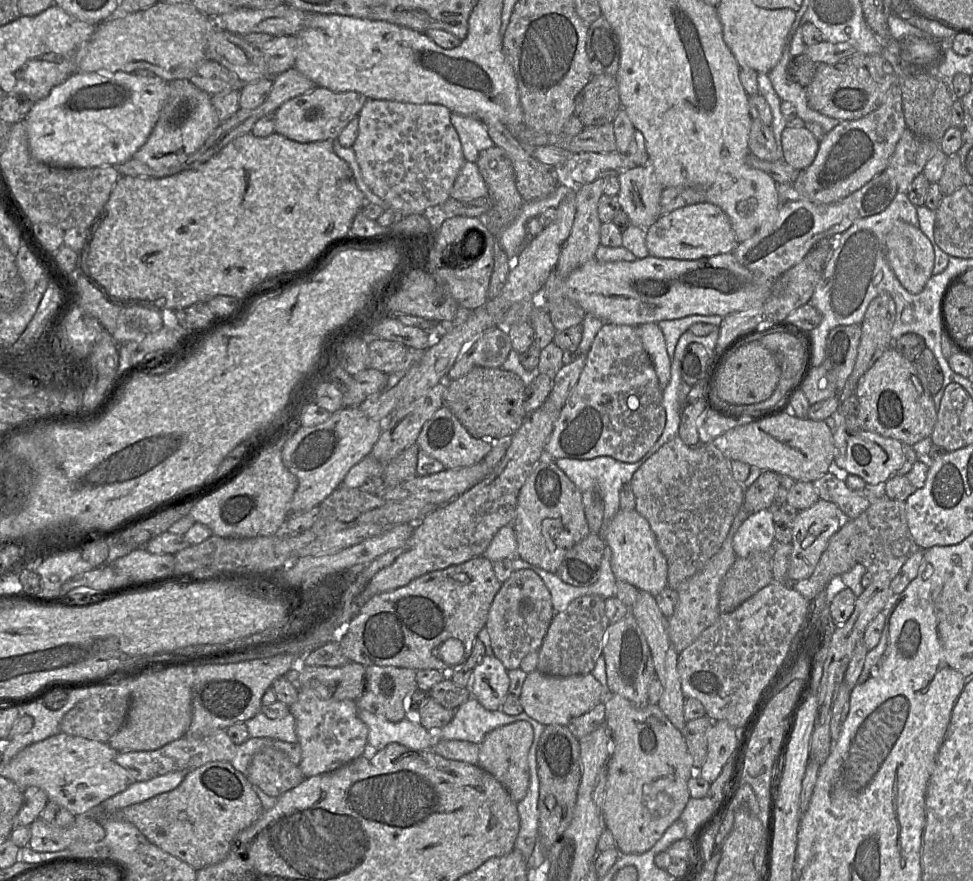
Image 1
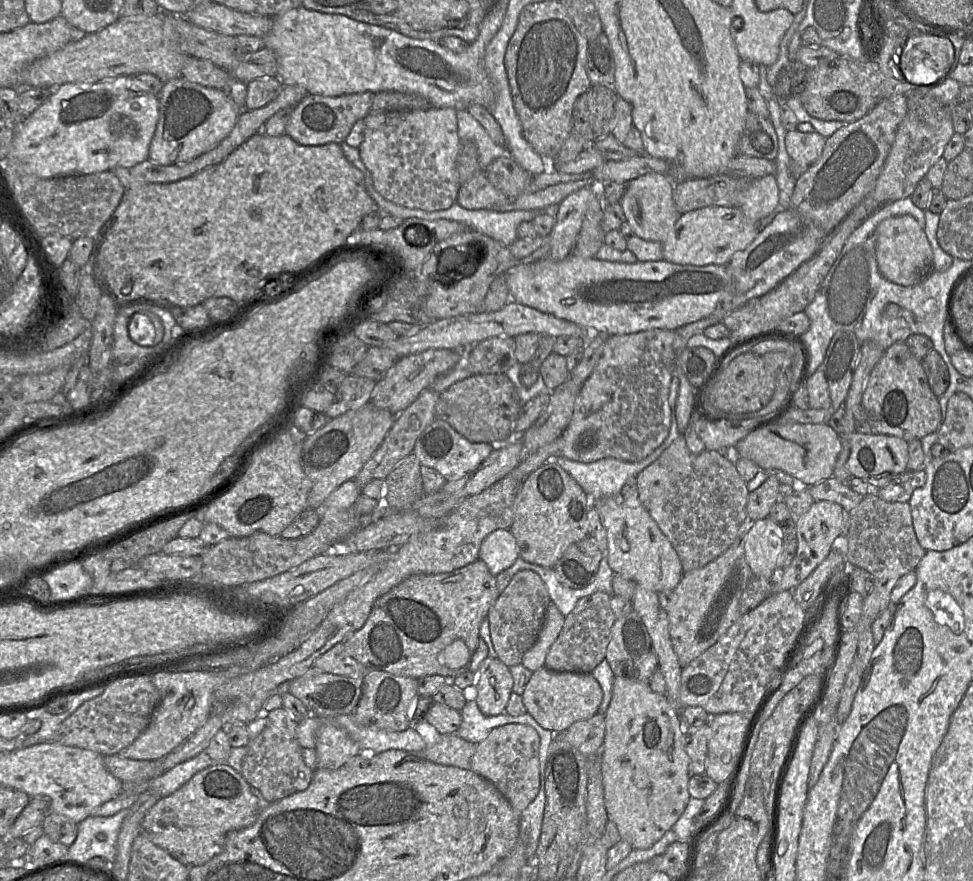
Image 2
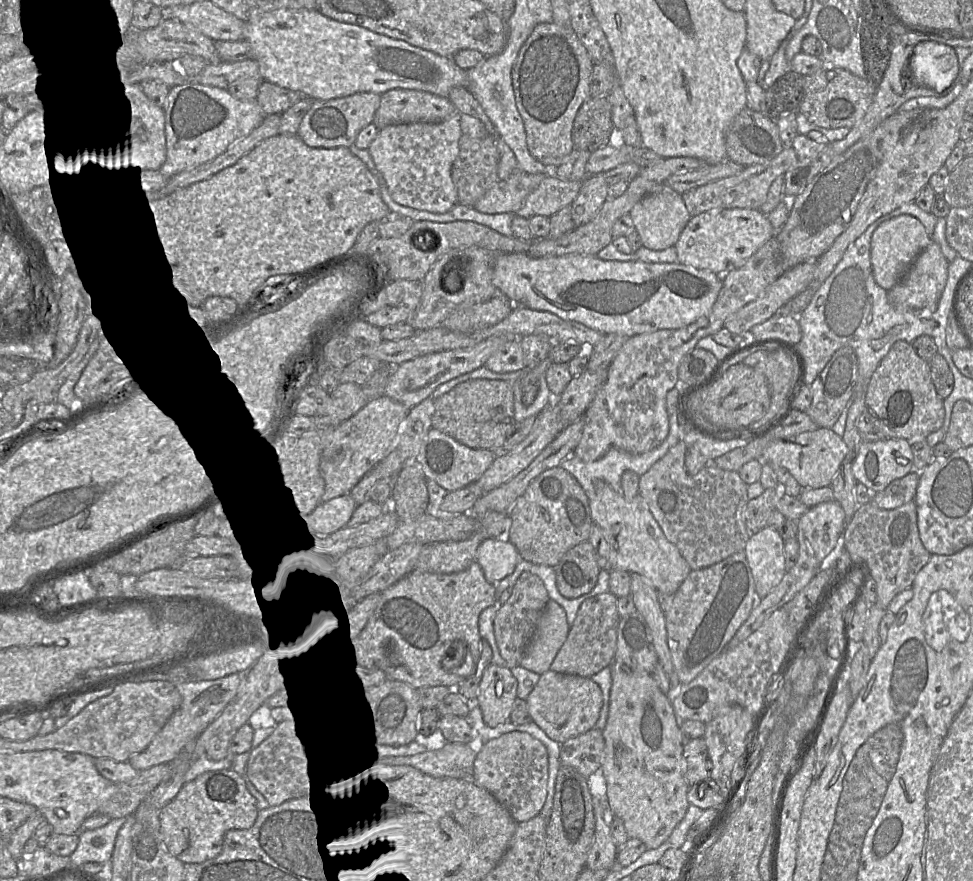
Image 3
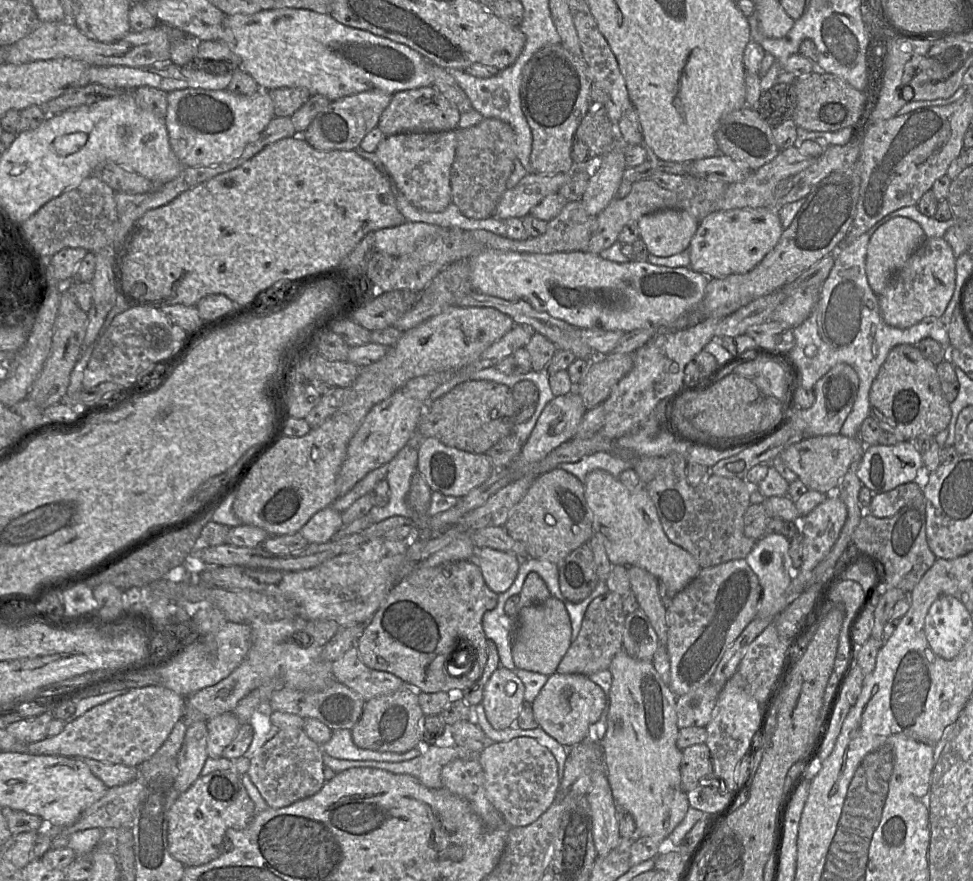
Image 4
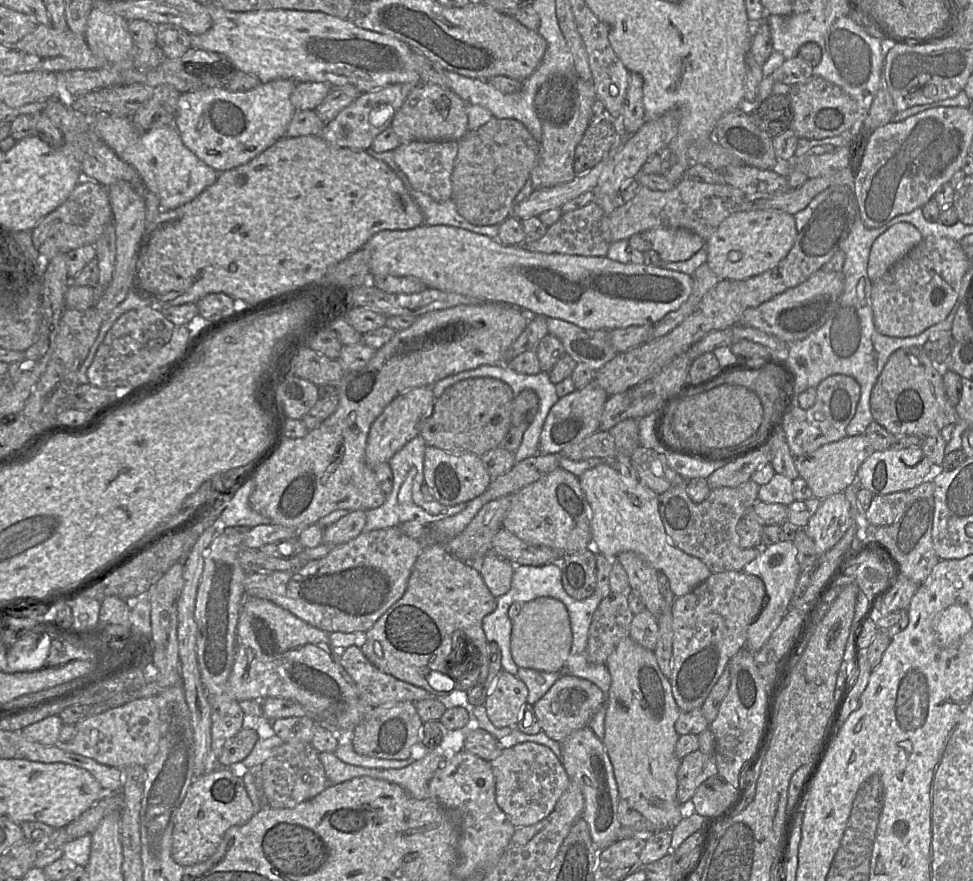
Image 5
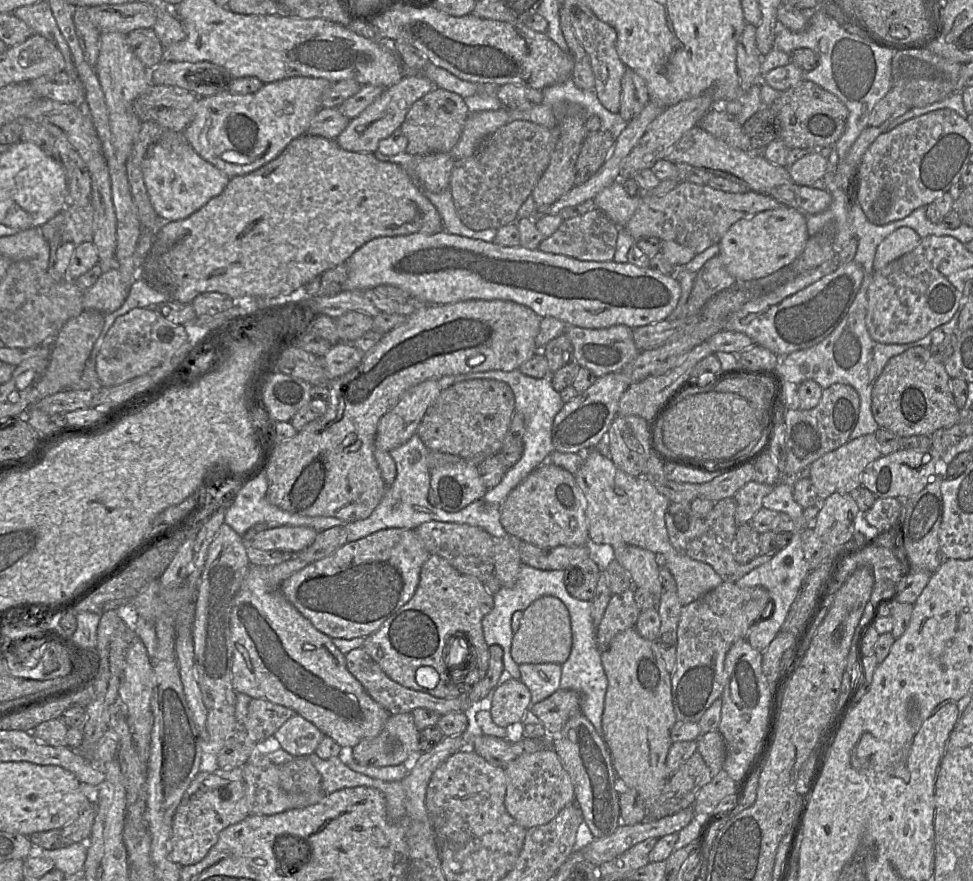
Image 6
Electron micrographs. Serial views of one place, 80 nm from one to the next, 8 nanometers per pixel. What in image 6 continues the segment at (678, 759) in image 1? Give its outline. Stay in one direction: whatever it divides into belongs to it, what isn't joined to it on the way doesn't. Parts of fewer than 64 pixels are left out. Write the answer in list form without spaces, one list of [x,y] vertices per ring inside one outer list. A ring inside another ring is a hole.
[[[635,627],[617,634],[602,652],[601,660],[608,679],[602,737],[617,778],[625,788],[638,792],[646,809],[661,795],[669,780],[666,757],[673,744],[670,731],[677,721],[671,675],[666,670],[656,641],[643,638]]]

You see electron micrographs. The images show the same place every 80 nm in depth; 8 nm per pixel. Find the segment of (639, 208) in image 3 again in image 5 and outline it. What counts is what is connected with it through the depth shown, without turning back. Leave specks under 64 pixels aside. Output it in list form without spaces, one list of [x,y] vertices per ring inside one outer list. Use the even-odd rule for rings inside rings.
[[[654,228],[646,232],[652,250],[656,251],[662,261],[680,262],[689,260],[704,242],[697,234],[683,228]]]

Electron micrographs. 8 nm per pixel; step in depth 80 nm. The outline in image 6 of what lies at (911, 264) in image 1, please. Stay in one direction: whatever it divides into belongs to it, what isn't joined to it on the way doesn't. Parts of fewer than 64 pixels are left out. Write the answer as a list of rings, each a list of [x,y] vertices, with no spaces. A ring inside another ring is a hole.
[[[900,227],[887,236],[876,249],[873,269],[884,268],[890,262],[914,250],[922,238],[910,227]]]

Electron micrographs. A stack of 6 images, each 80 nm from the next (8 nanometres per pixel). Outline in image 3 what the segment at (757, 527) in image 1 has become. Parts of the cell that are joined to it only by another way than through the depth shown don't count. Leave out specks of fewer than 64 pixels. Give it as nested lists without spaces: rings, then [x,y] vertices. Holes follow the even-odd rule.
[[[769,526],[750,535],[747,541],[746,560],[755,581],[757,600],[776,587],[787,571],[784,544],[780,533]]]

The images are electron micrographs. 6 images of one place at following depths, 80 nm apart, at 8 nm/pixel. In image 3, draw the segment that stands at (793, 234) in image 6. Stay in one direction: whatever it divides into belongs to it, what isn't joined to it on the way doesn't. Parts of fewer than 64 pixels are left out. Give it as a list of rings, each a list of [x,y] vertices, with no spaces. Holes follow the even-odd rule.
[[[712,209],[691,217],[675,244],[677,262],[696,269],[709,270],[722,276],[738,269],[772,237],[775,230],[766,214],[760,209]]]

